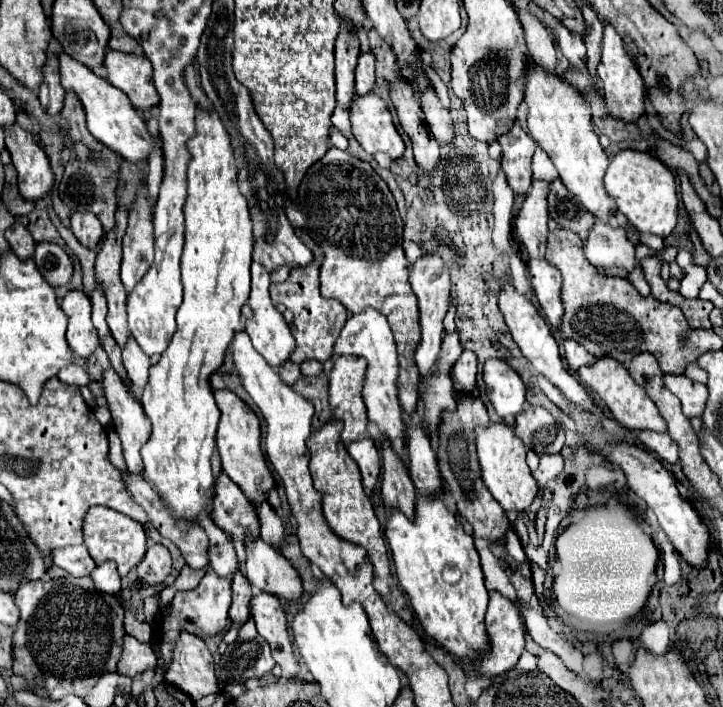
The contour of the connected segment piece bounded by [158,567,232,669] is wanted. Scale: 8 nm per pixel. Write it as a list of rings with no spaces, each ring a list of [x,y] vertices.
[[[208,567],[204,579],[200,581],[196,589],[176,593],[176,597],[172,599],[172,613],[168,615],[168,619],[160,621],[160,629],[158,629],[158,647],[160,647],[160,657],[164,659],[164,669],[168,669],[170,655],[172,655],[180,629],[186,629],[188,633],[194,633],[202,639],[208,639],[220,633],[228,625],[230,585],[232,585],[232,577],[220,577],[212,567]]]

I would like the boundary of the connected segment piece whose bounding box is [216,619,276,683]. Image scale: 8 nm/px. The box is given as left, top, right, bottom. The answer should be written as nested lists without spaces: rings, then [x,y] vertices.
[[[248,619],[240,627],[238,639],[220,655],[216,673],[228,683],[246,683],[252,677],[272,671],[274,665],[270,645],[258,635],[254,619]]]

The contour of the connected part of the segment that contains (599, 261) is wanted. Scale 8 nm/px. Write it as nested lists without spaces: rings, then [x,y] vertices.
[[[600,221],[594,225],[594,229],[590,231],[590,235],[586,239],[586,257],[590,259],[590,263],[594,263],[594,267],[598,267],[598,265],[602,265],[602,267],[620,267],[620,269],[630,273],[634,267],[638,267],[634,249],[636,249],[636,245],[626,237],[624,227],[614,229],[614,227],[604,225]]]

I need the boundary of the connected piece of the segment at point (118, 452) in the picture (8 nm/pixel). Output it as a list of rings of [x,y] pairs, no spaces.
[[[112,427],[108,429],[108,439],[110,439],[110,451],[108,451],[110,463],[114,467],[118,467],[120,473],[126,473],[126,463],[124,463],[124,457],[122,457],[122,445],[120,445],[120,439],[118,439],[118,435]]]

